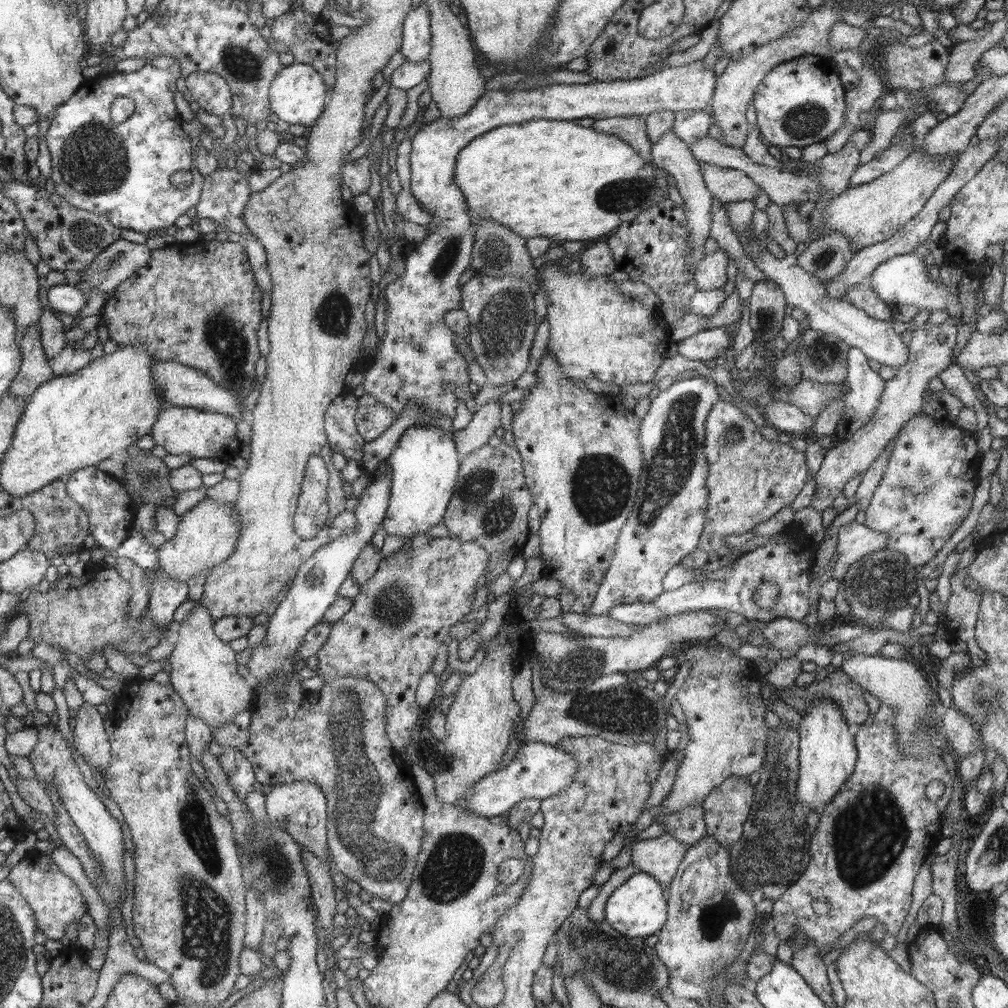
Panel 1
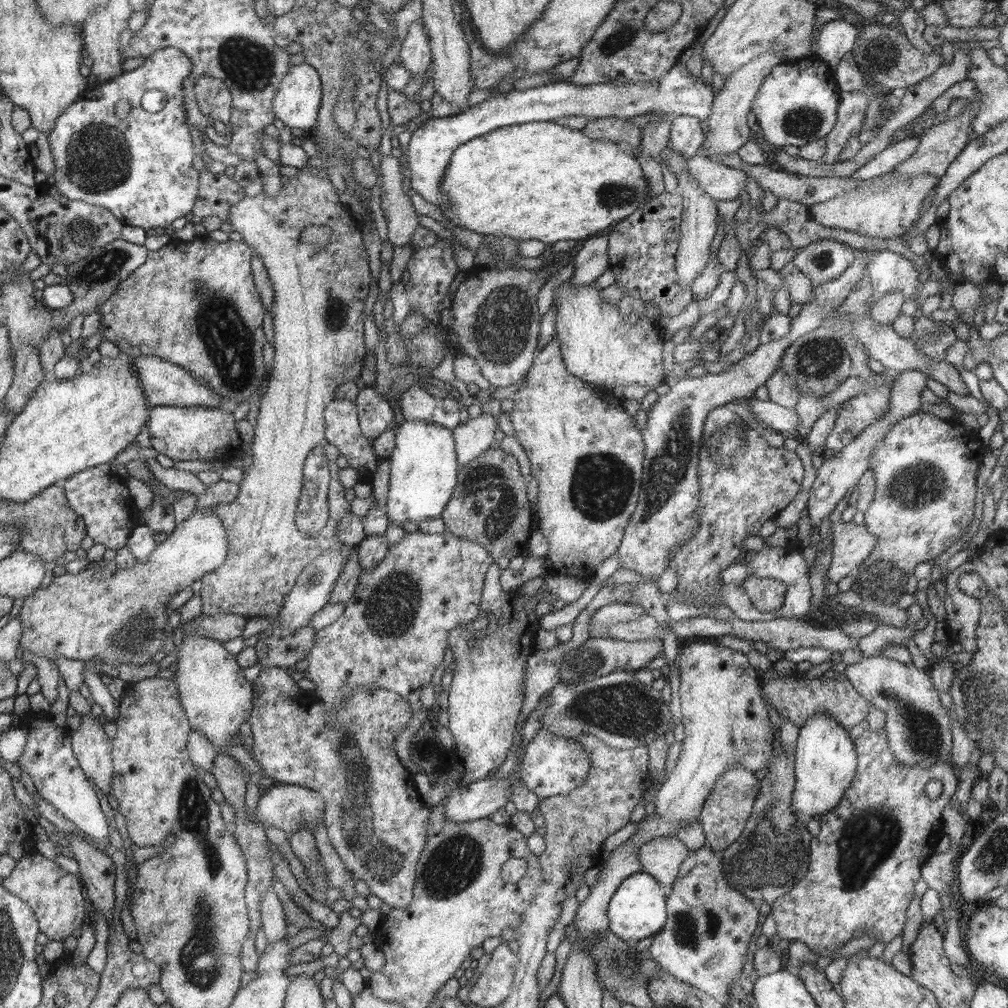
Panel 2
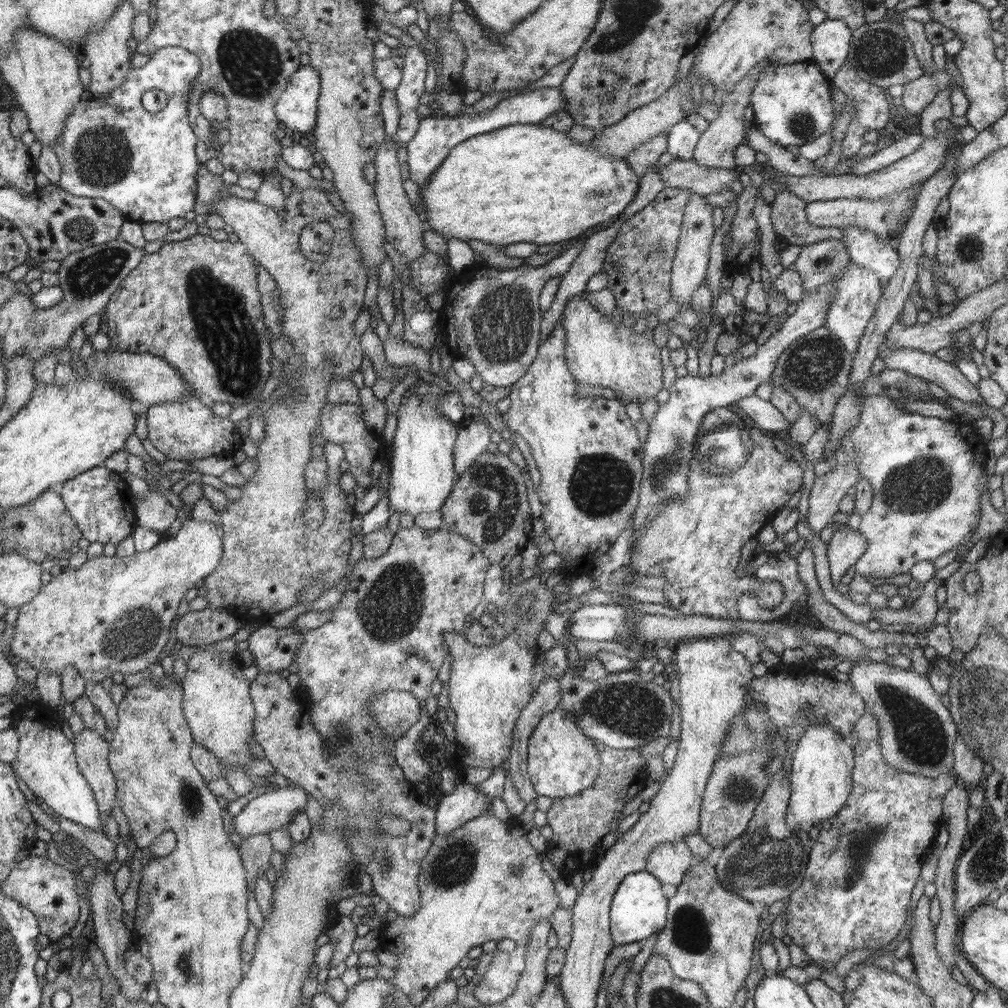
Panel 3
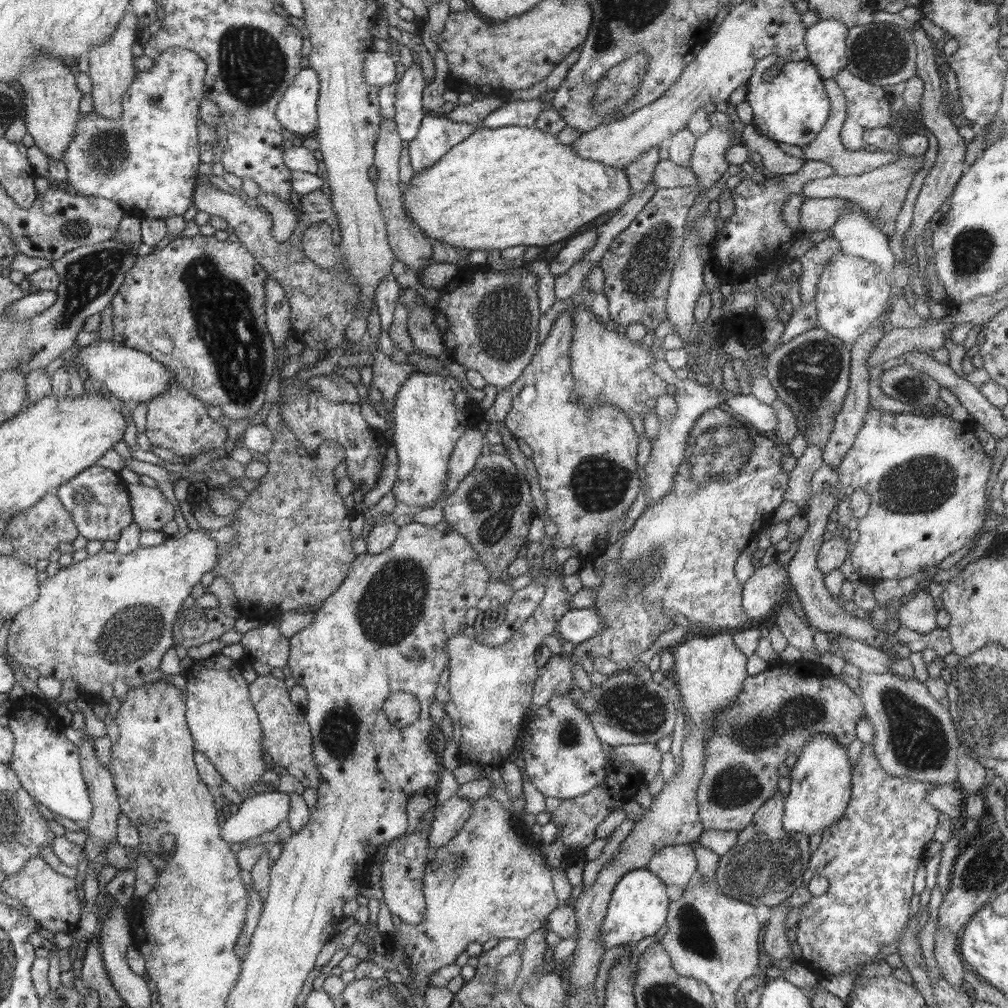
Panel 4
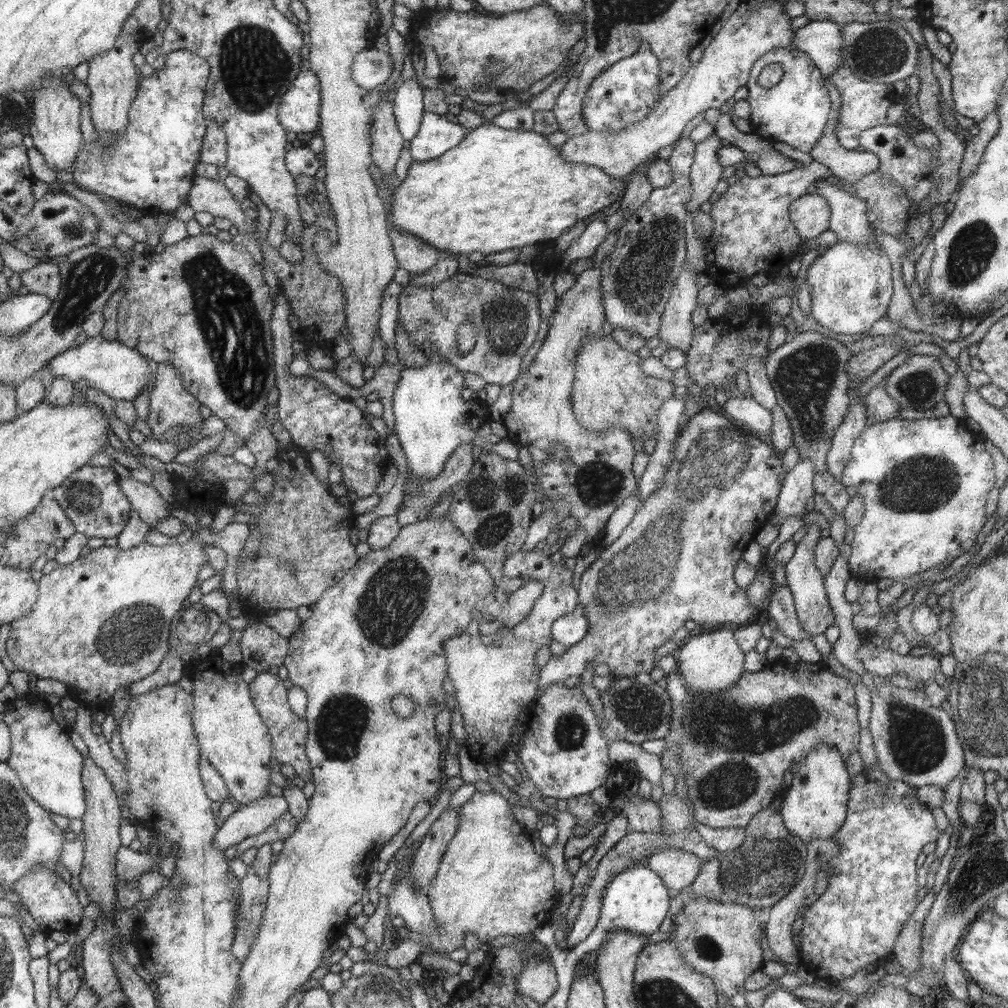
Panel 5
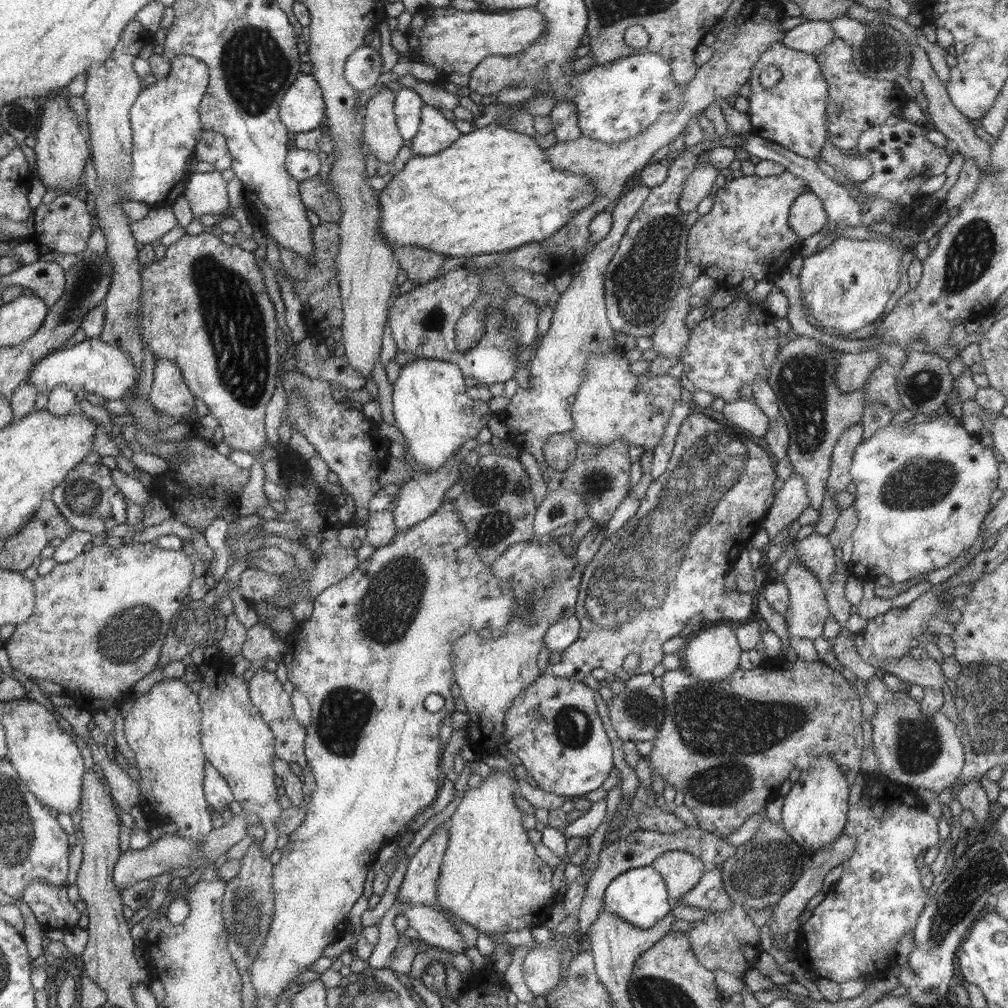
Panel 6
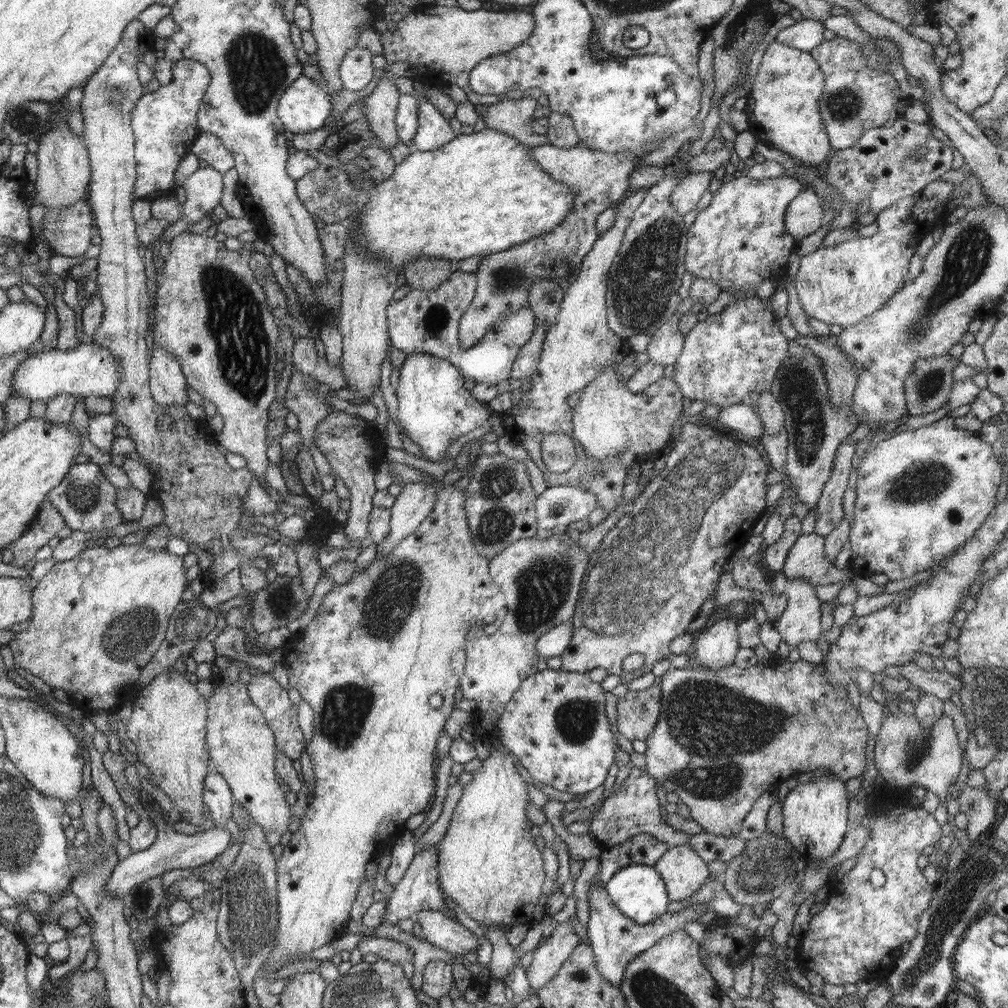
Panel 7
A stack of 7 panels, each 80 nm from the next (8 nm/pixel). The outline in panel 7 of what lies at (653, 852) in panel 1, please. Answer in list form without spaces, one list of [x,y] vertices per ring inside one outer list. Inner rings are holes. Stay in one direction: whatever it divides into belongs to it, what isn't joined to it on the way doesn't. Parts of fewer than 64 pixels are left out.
[[[691,844],[670,846],[655,862],[655,868],[666,881],[672,902],[682,902],[697,894],[710,875],[707,862]]]

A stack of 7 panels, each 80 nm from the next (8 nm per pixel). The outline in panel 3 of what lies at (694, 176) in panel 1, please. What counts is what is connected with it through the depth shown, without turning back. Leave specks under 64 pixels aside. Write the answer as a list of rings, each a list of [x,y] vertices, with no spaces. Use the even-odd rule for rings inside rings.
[[[688,190],[684,192],[692,194],[692,208],[688,208],[688,224],[684,224],[684,244],[680,244],[680,256],[675,256],[676,280],[671,280],[671,288],[676,288],[676,300],[682,307],[691,302],[693,292],[705,281],[710,242],[716,230],[712,224],[714,207],[708,204],[706,196]]]

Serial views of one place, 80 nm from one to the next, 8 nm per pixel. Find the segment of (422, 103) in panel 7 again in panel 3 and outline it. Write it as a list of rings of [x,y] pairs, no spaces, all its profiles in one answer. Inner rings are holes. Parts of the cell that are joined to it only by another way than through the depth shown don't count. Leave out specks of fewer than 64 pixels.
[[[544,88],[533,90],[528,94],[517,94],[502,100],[494,110],[476,113],[474,115],[464,115],[456,117],[435,117],[431,116],[420,120],[416,136],[412,138],[410,143],[406,144],[407,161],[410,169],[410,179],[416,182],[420,188],[424,188],[427,180],[437,171],[451,150],[464,143],[466,140],[472,139],[480,134],[488,134],[488,132],[499,130],[514,124],[536,124],[542,120],[546,120],[548,116],[552,116],[554,112],[564,112],[566,110],[566,101],[564,94],[560,88]]]

